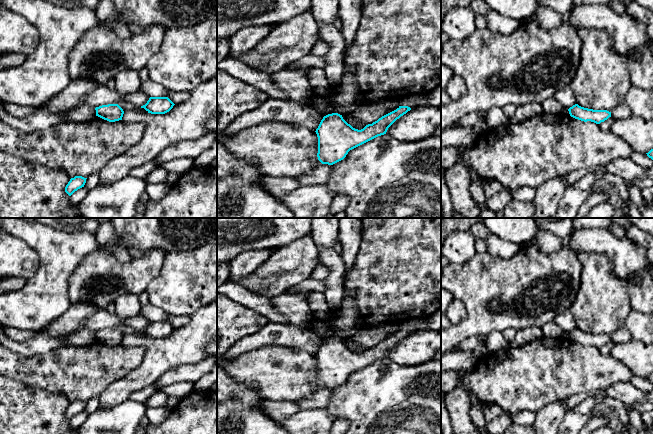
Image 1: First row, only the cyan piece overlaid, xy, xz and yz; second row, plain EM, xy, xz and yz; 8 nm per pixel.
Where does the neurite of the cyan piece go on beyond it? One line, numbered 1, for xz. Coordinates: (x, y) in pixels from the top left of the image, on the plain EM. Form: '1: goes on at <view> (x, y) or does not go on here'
1: does not go on here

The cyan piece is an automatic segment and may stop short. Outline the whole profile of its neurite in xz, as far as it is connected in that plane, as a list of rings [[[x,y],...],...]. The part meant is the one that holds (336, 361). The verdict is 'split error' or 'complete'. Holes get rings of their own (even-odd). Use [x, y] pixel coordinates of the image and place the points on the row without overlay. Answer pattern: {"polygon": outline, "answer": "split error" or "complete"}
{"polygon": [[[399,330],[361,354],[353,352],[338,337],[324,340],[315,355],[318,361],[318,384],[328,389],[343,384],[350,374],[386,358],[388,352],[410,334],[408,330]]], "answer": "complete"}

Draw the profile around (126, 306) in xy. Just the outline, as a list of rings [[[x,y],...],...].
[[[129,293],[115,300],[115,313],[122,320],[136,316],[141,310],[139,296]]]

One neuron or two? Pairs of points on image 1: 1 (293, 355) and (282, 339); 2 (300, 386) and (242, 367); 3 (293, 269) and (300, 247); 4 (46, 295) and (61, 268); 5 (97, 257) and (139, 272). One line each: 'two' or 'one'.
1: two
2: one
3: one
4: one
5: one

